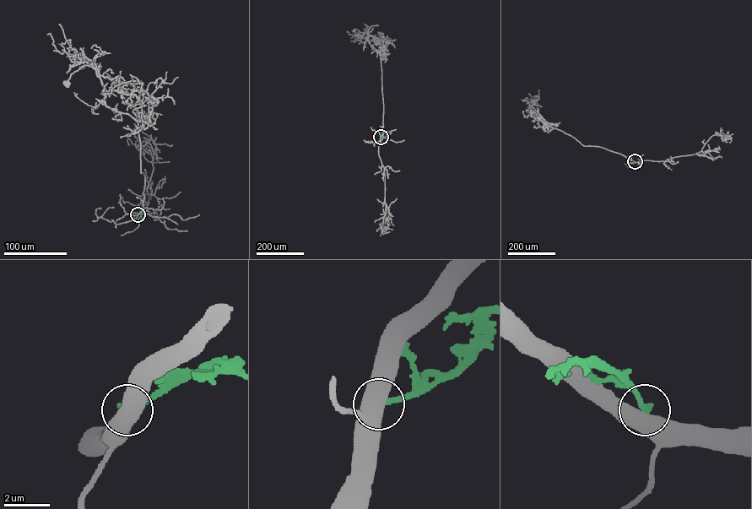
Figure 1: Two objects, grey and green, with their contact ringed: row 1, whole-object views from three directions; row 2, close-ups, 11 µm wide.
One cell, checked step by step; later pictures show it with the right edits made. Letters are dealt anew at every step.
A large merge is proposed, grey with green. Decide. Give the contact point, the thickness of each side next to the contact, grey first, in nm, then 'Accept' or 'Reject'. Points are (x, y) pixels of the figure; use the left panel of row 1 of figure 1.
Place: (137, 214). Thickness 550 nm (grey) against 320 nm. Reject

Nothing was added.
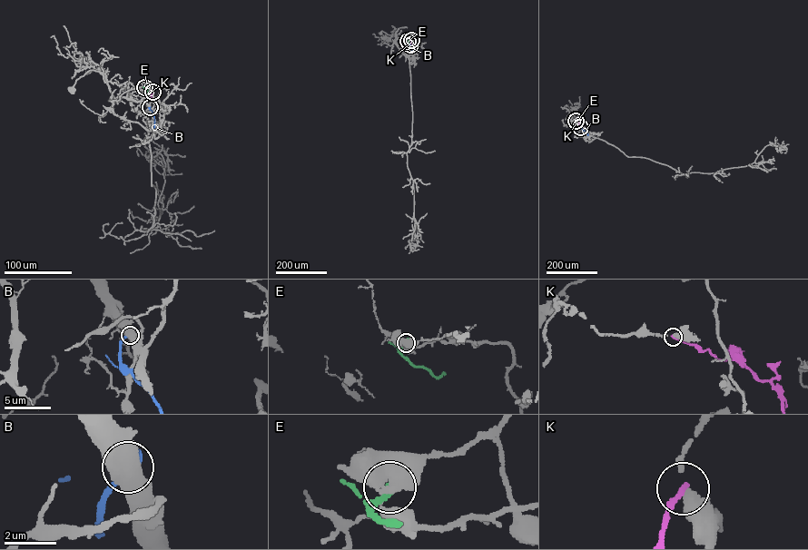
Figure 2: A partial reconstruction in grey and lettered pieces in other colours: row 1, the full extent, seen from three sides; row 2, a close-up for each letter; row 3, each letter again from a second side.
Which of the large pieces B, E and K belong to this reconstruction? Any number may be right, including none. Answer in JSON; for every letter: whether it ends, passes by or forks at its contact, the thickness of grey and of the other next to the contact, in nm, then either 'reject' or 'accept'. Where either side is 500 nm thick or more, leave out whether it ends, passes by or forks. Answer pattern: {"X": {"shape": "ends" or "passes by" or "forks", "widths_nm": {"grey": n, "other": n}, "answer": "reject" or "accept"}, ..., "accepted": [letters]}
{"B": {"widths_nm": {"grey": 700, "other": 460}, "answer": "reject"}, "E": {"widths_nm": {"grey": 650, "other": 280}, "answer": "reject"}, "K": {"shape": "ends", "widths_nm": {"grey": 320, "other": 200}, "answer": "reject"}, "accepted": []}

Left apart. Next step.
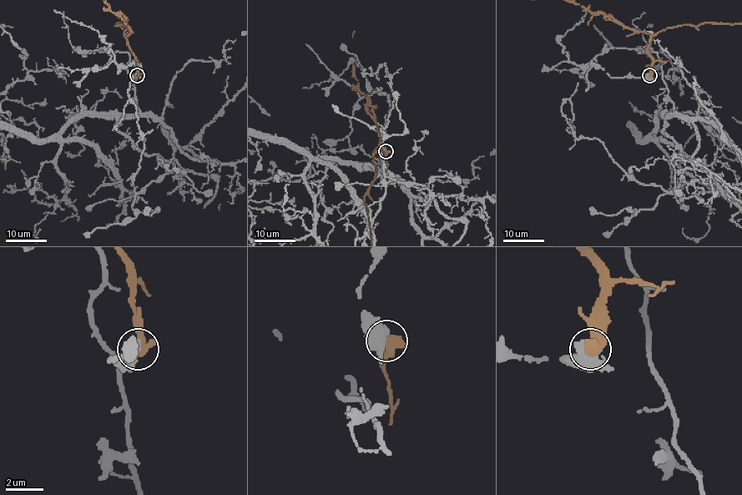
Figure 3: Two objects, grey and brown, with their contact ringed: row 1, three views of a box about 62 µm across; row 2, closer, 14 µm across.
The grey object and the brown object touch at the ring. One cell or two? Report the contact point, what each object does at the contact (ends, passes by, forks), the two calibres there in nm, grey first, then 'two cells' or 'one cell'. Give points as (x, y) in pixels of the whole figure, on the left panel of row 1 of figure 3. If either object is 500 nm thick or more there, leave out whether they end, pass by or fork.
place (137, 75); calibres 480 and 650 nm; two cells

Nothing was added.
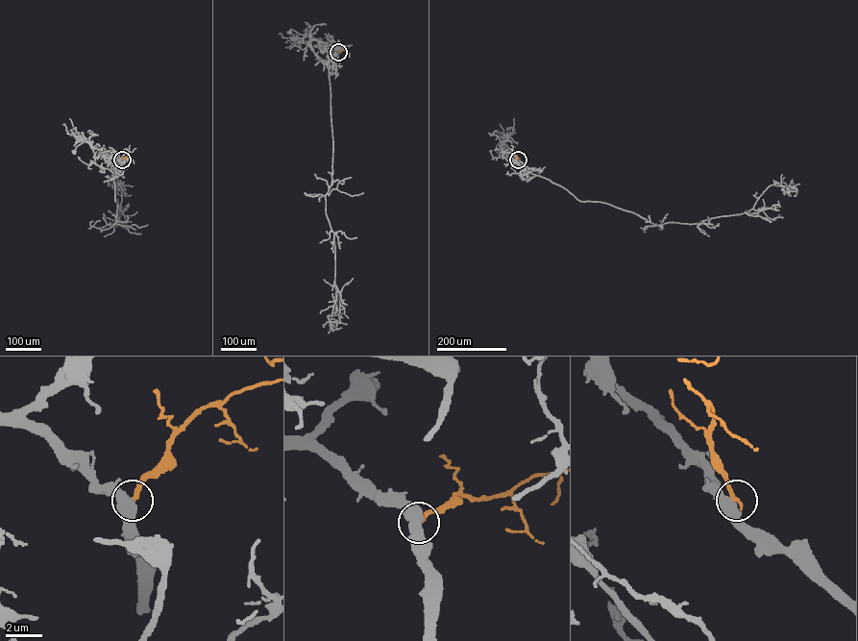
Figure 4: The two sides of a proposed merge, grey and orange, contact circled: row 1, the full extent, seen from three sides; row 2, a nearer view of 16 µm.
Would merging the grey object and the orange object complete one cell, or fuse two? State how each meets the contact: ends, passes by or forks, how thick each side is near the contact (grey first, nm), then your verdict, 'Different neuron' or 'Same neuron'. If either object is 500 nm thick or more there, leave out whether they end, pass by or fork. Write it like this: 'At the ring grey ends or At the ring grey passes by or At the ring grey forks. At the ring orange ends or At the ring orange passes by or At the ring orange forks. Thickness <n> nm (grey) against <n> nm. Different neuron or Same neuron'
At the ring grey passes by. At the ring orange ends. Thickness 480 nm (grey) against 280 nm. Same neuron

